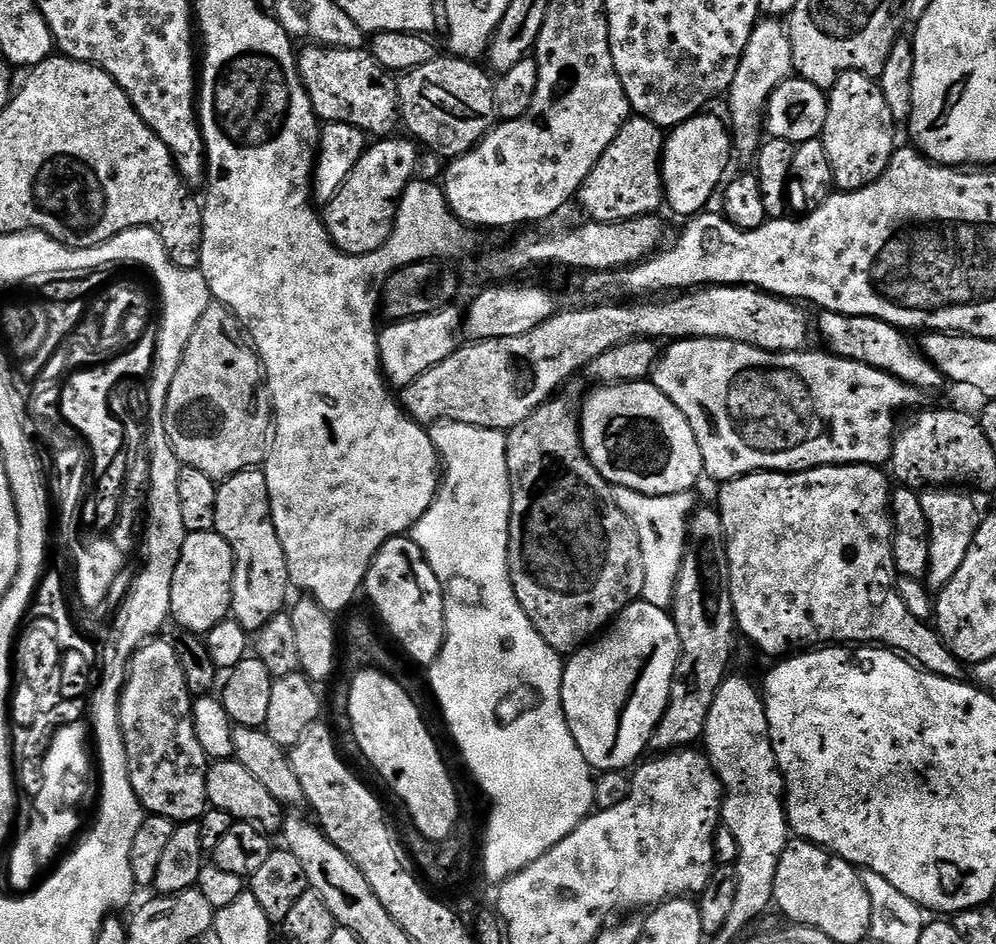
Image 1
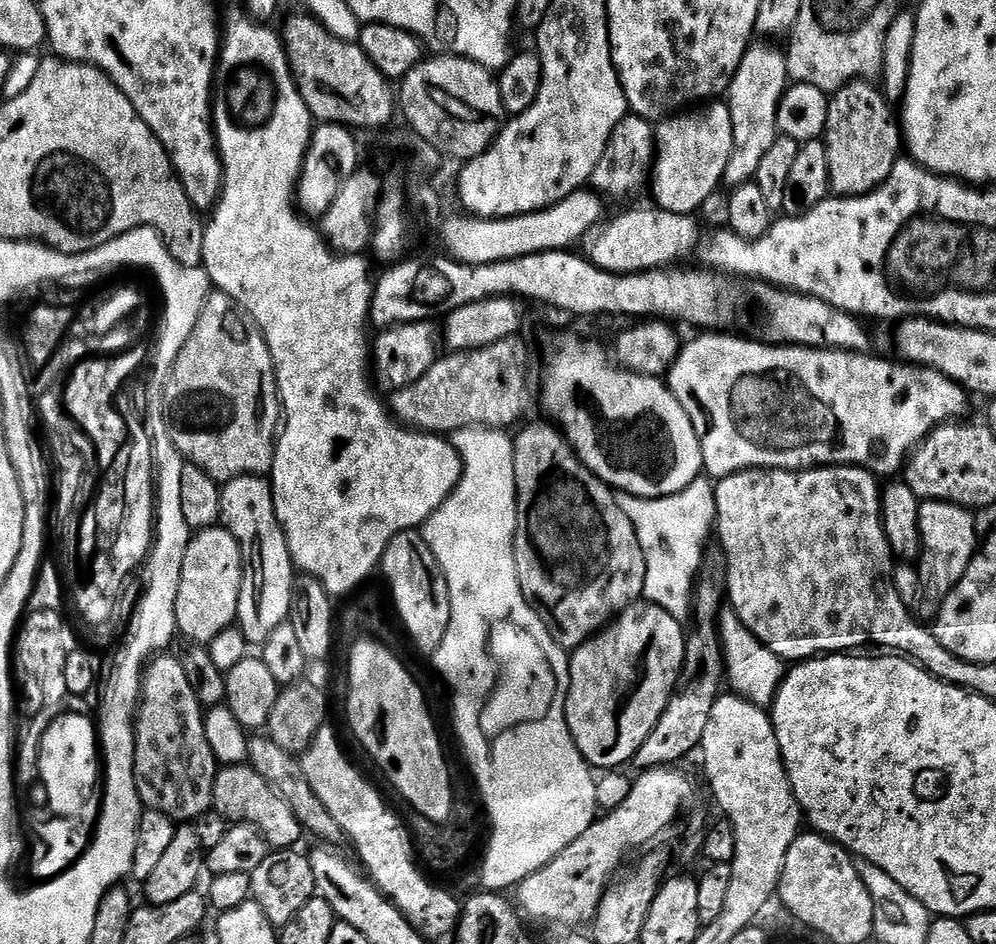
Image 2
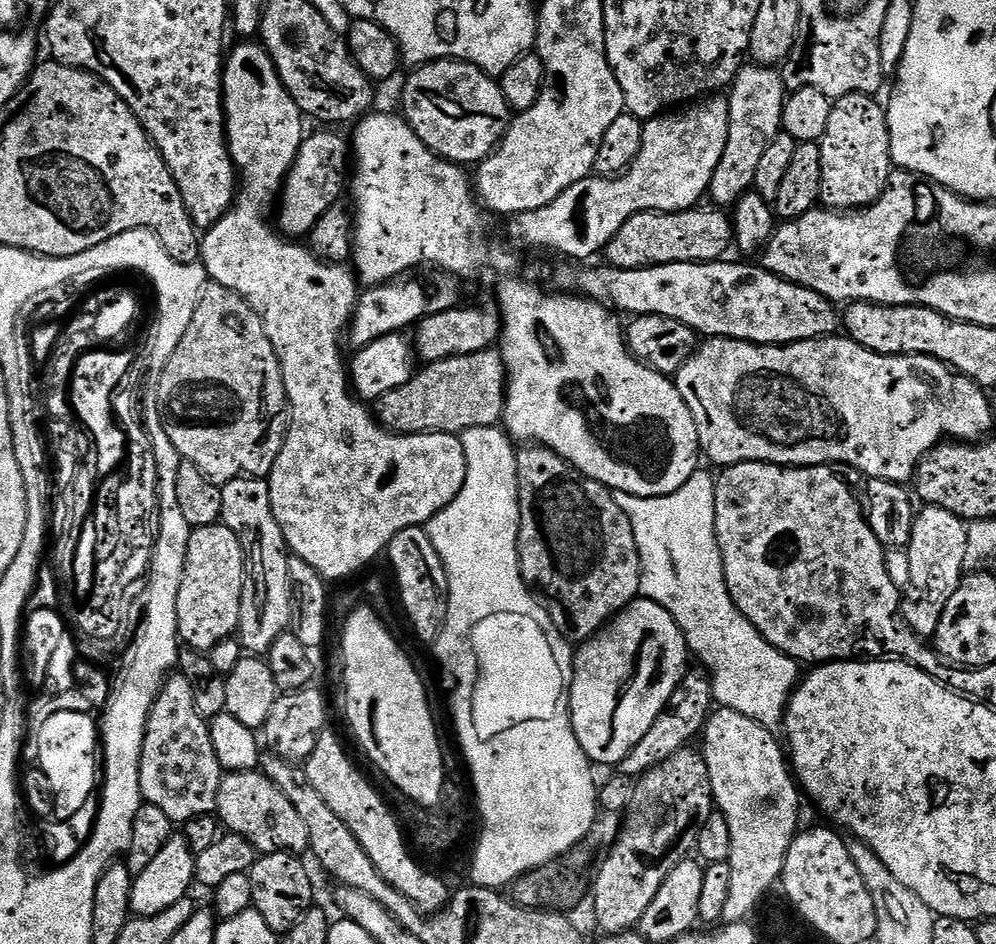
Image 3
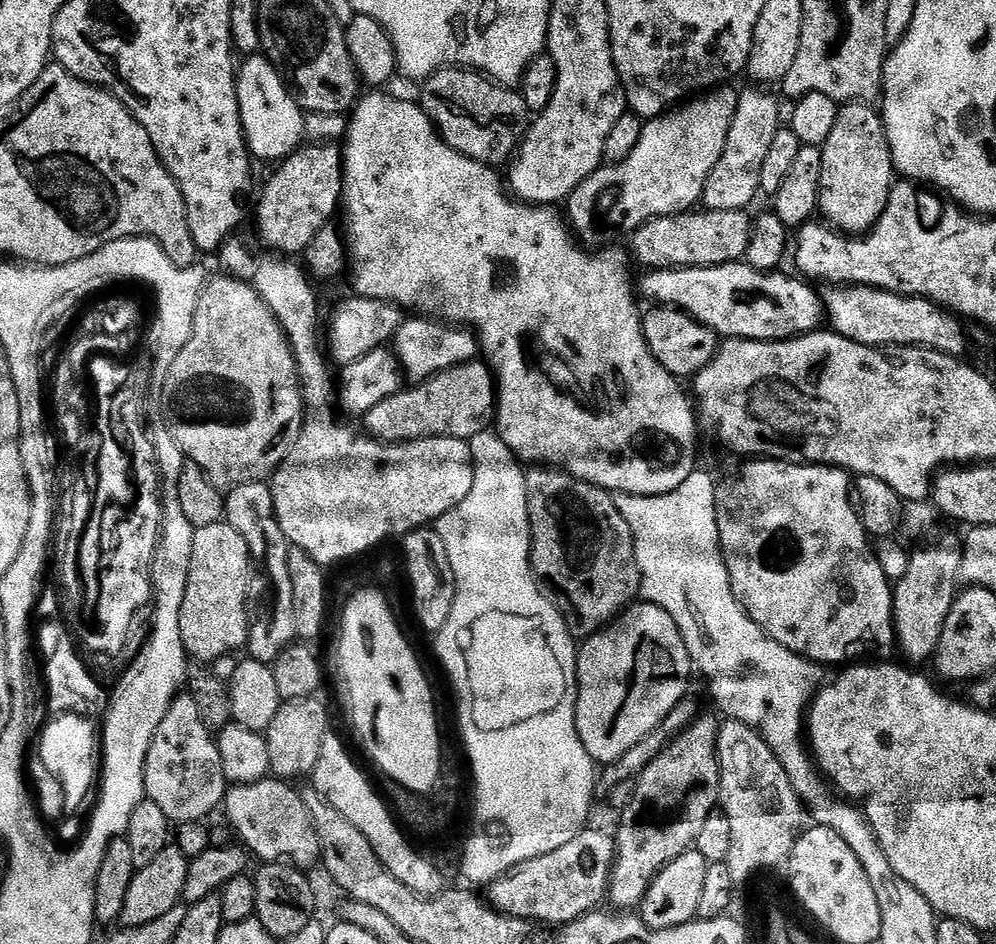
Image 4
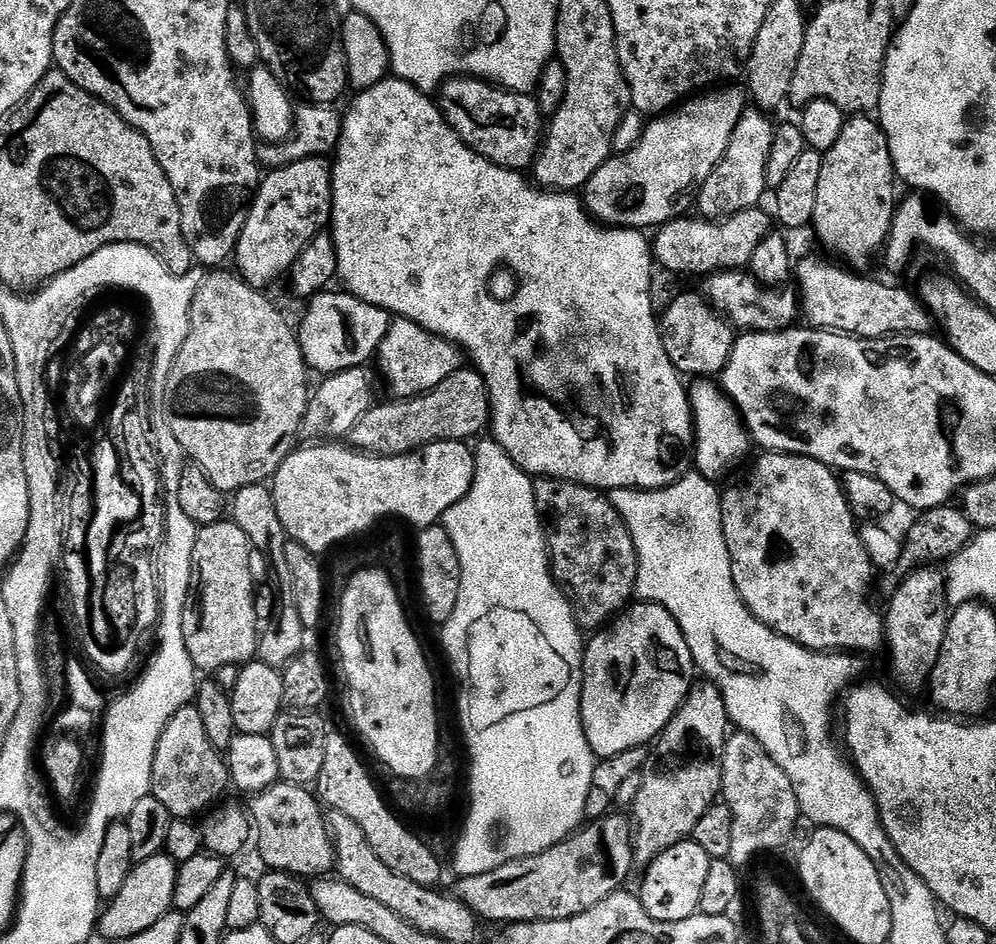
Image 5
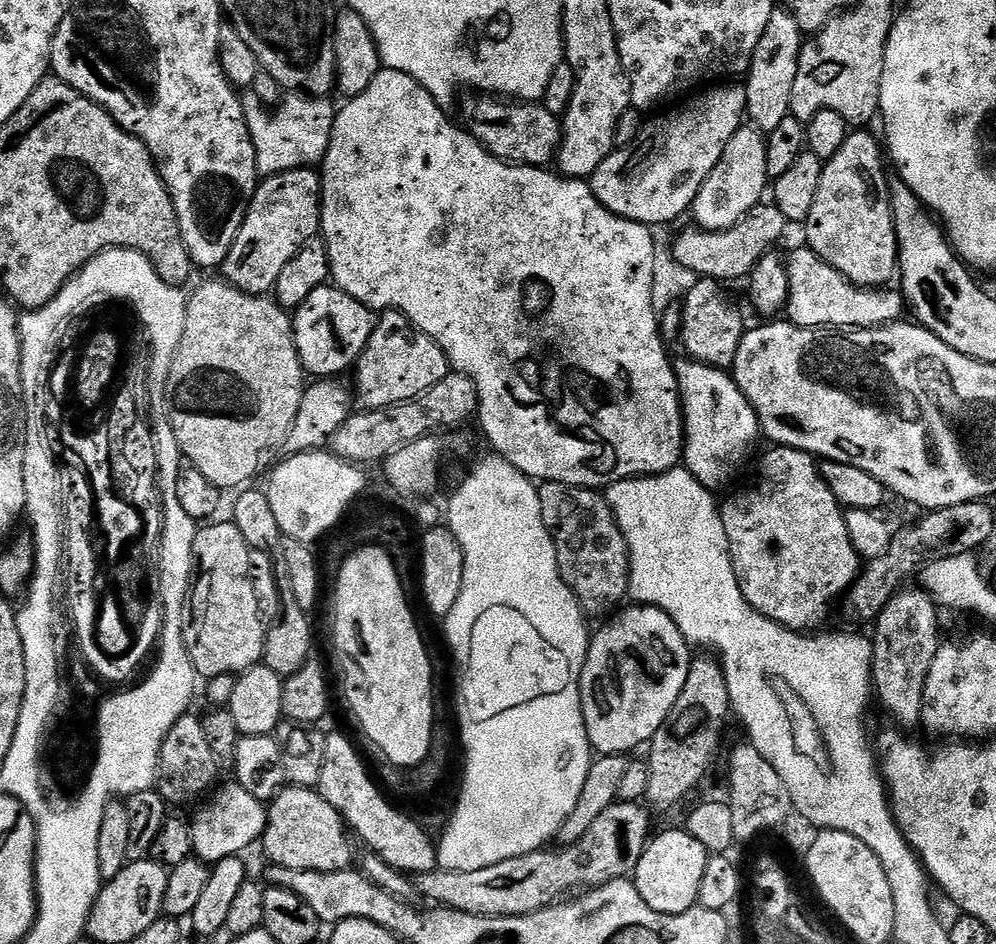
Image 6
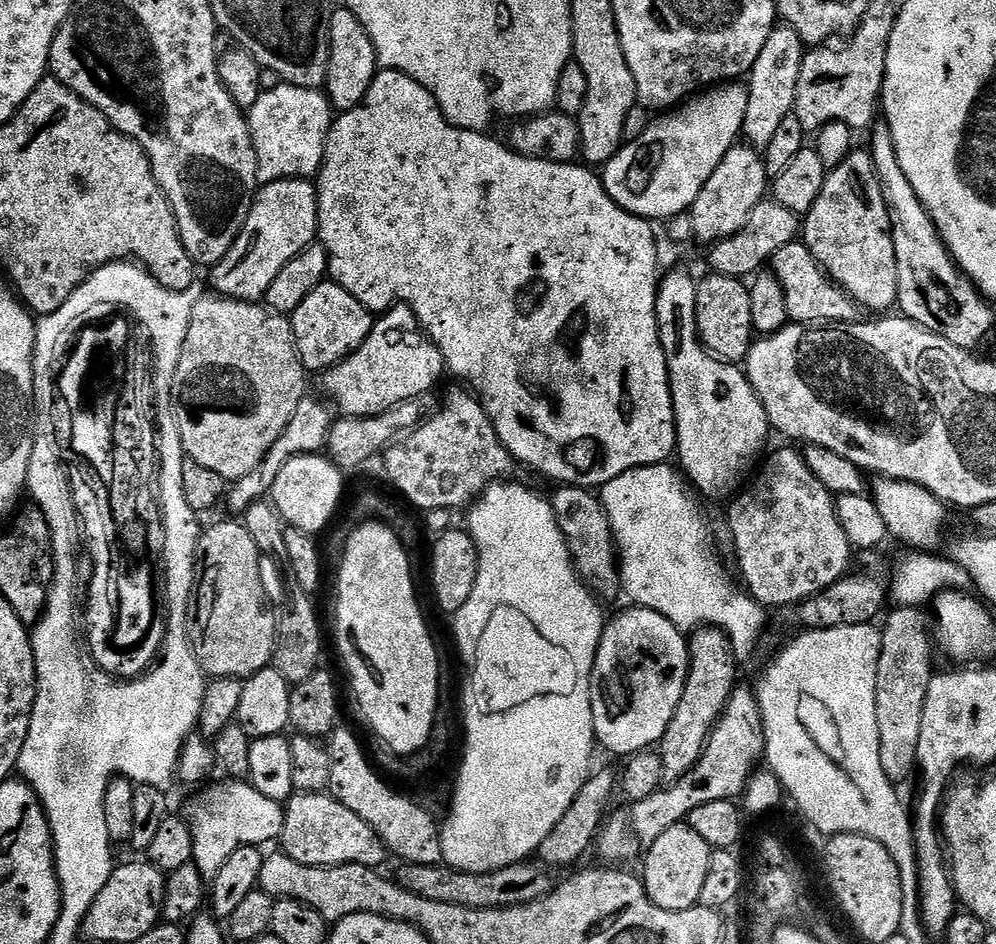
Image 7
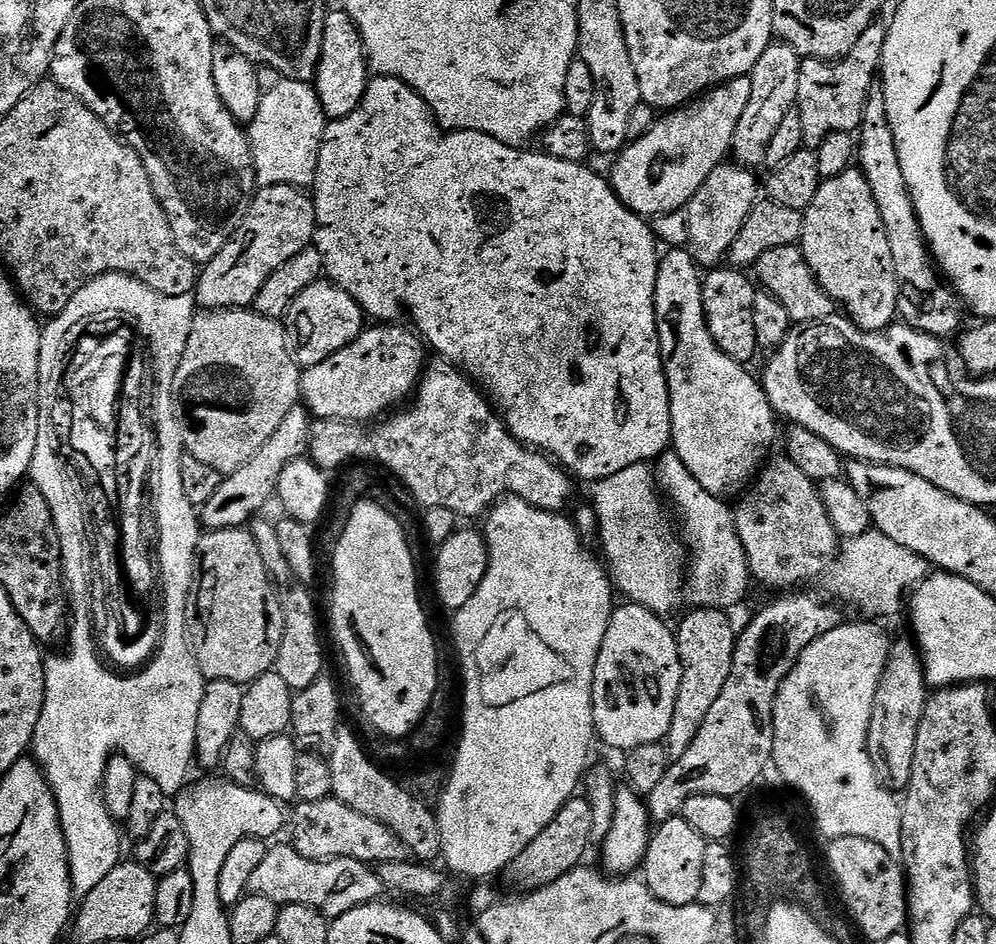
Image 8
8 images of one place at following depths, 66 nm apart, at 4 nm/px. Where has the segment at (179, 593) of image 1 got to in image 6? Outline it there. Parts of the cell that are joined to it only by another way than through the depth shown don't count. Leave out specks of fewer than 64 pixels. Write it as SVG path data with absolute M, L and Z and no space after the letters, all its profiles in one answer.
M208 522L197 531L194 538L194 562L192 563L192 587L188 590L186 605L186 640L188 657L197 677L211 678L227 672L239 674L254 668L264 659L266 620L260 617L260 596L252 585L253 549L249 548L242 530L231 522Z

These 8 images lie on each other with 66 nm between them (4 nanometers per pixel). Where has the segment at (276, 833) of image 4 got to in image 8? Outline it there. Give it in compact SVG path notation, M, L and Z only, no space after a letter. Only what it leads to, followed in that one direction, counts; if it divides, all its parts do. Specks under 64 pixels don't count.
M329 798L309 804L297 803L295 808L296 813L293 816L291 813L290 816L290 843L298 850L298 854L306 858L330 861L341 856L354 858L369 866L405 859L404 844L398 834L390 830L390 826L374 818L366 818L366 814L358 814L358 810L346 806L338 799Z

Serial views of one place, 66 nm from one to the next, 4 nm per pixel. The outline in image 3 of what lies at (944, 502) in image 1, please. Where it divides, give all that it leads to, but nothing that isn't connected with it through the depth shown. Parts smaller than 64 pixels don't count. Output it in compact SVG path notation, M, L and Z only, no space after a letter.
M921 507L906 551L910 558L910 582L902 596L904 620L921 638L935 637L946 602L954 598L966 575L966 538L968 524L950 510Z

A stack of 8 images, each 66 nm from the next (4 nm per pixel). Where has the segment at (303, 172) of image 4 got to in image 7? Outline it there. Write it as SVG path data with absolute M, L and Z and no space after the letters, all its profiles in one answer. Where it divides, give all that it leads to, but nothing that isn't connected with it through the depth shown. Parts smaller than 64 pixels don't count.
M311 179L278 180L263 185L229 252L210 268L211 291L230 300L245 300L247 304L263 301L270 282L282 274L282 266L311 246L319 227L318 198Z

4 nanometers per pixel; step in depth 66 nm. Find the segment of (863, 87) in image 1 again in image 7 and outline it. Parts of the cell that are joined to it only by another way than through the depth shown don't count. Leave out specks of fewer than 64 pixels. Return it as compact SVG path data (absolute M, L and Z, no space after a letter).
M849 151L837 168L829 171L822 194L802 220L802 243L820 263L824 273L868 314L888 314L897 307L898 262L894 259L890 214L874 170L871 151Z

